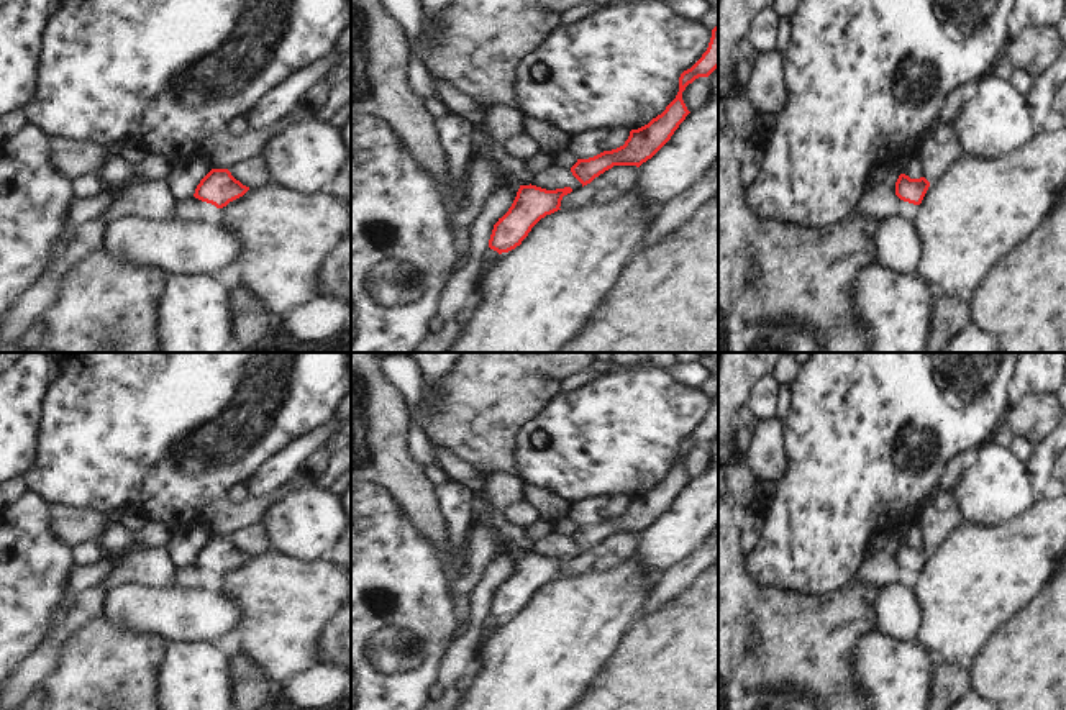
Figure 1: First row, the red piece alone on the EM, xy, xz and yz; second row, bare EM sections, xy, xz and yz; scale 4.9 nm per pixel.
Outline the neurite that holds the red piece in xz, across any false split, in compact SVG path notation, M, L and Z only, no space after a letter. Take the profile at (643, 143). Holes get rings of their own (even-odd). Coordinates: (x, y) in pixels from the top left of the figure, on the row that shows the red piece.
M718 25L702 57L679 77L679 92L666 110L648 125L631 130L623 146L604 151L589 159L577 159L571 167L572 175L584 185L612 169L613 166L636 166L651 159L674 134L690 113L682 100L682 92L699 77L708 77L718 67Z

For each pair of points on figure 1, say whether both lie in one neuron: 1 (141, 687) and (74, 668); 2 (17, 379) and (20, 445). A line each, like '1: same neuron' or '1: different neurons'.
1: same neuron
2: same neuron

